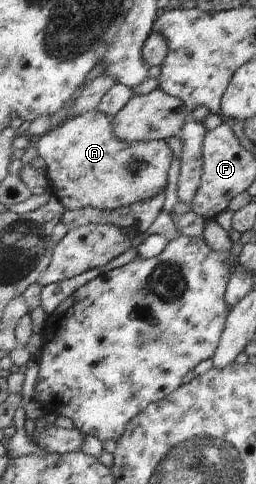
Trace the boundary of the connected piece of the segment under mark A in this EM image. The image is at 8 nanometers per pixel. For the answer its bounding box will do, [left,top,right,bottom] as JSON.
[36,109,175,210]

